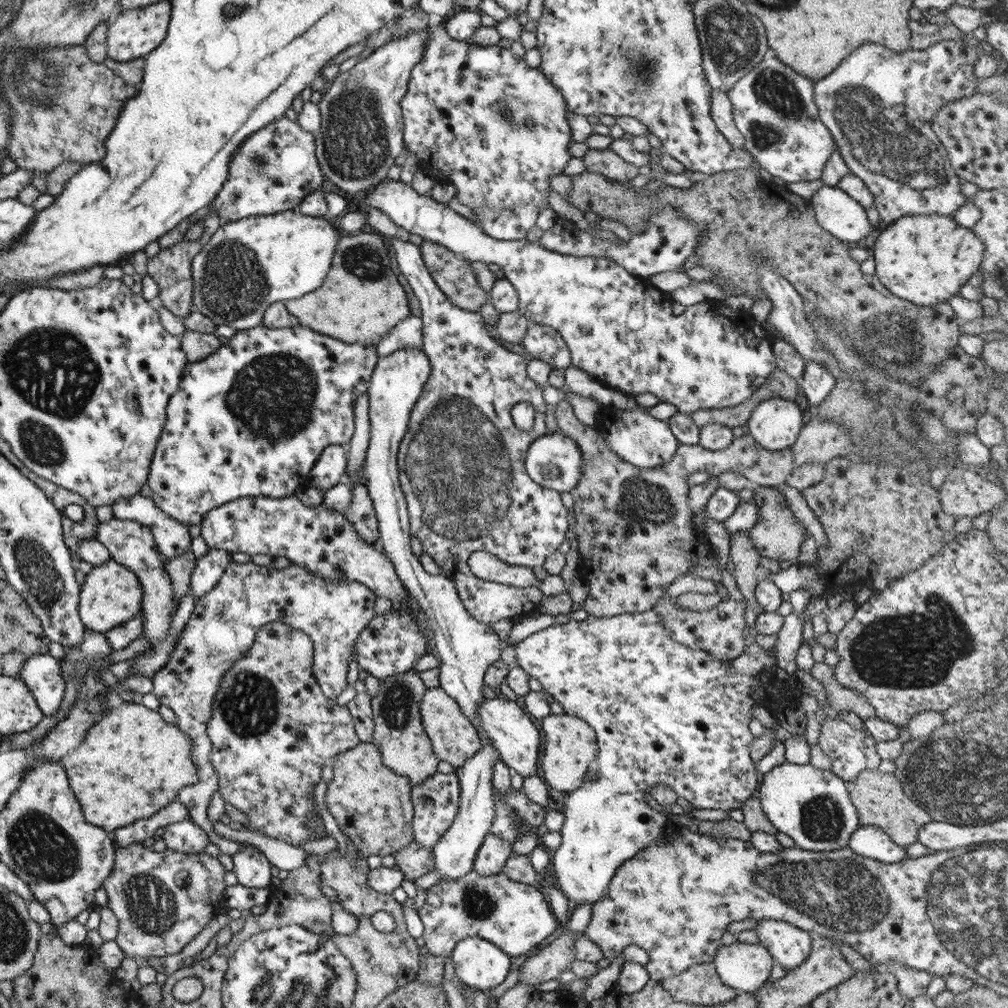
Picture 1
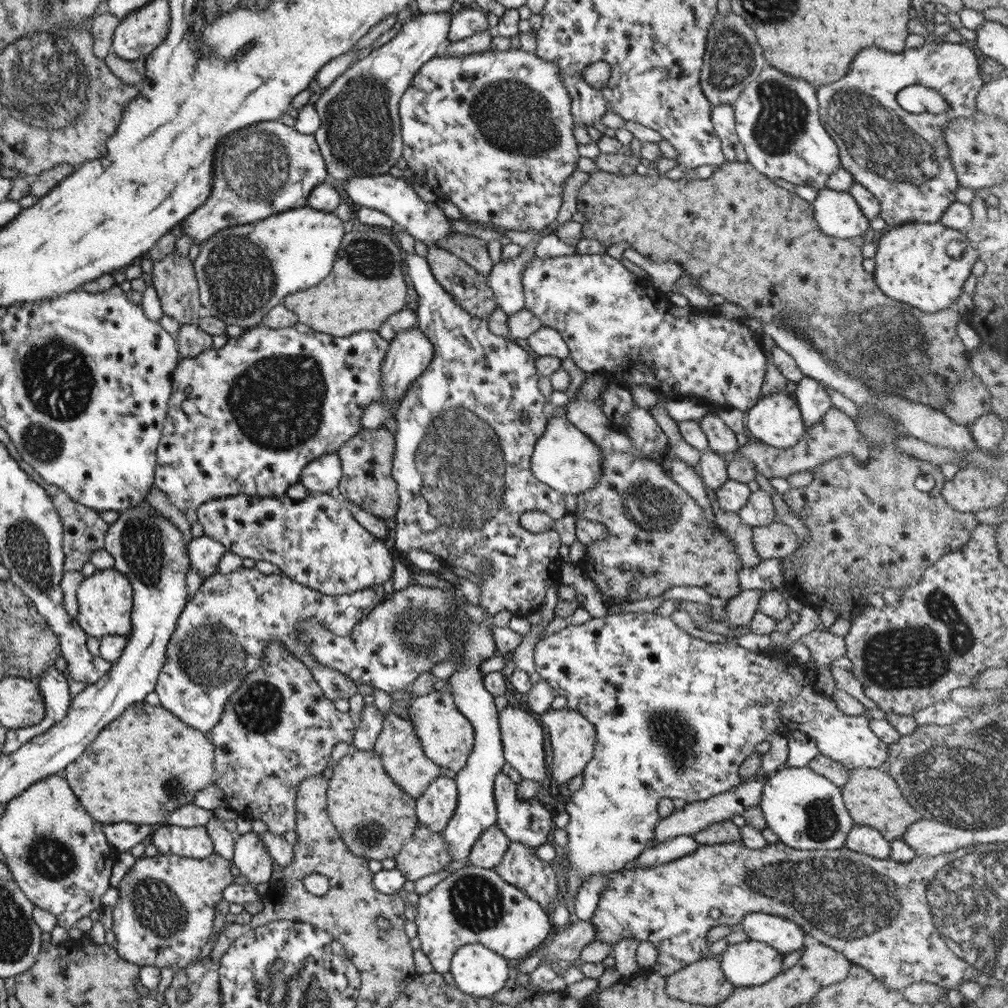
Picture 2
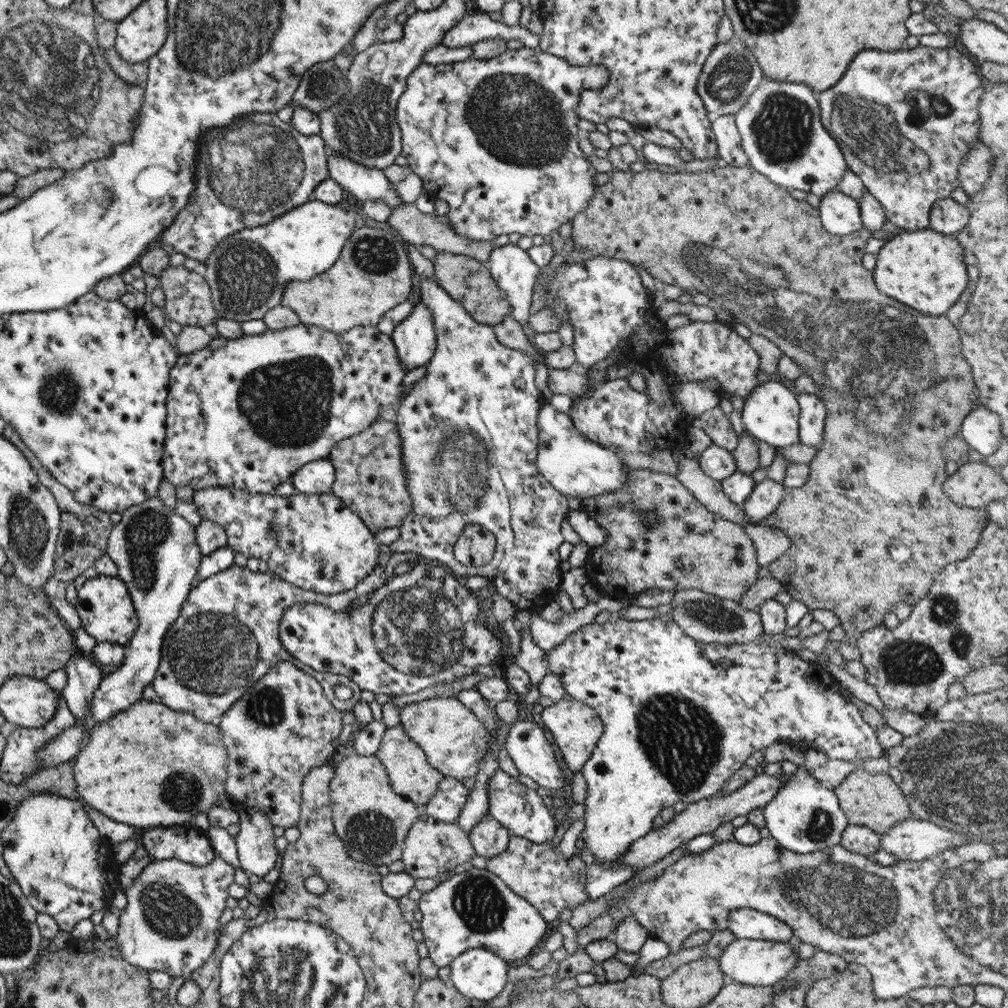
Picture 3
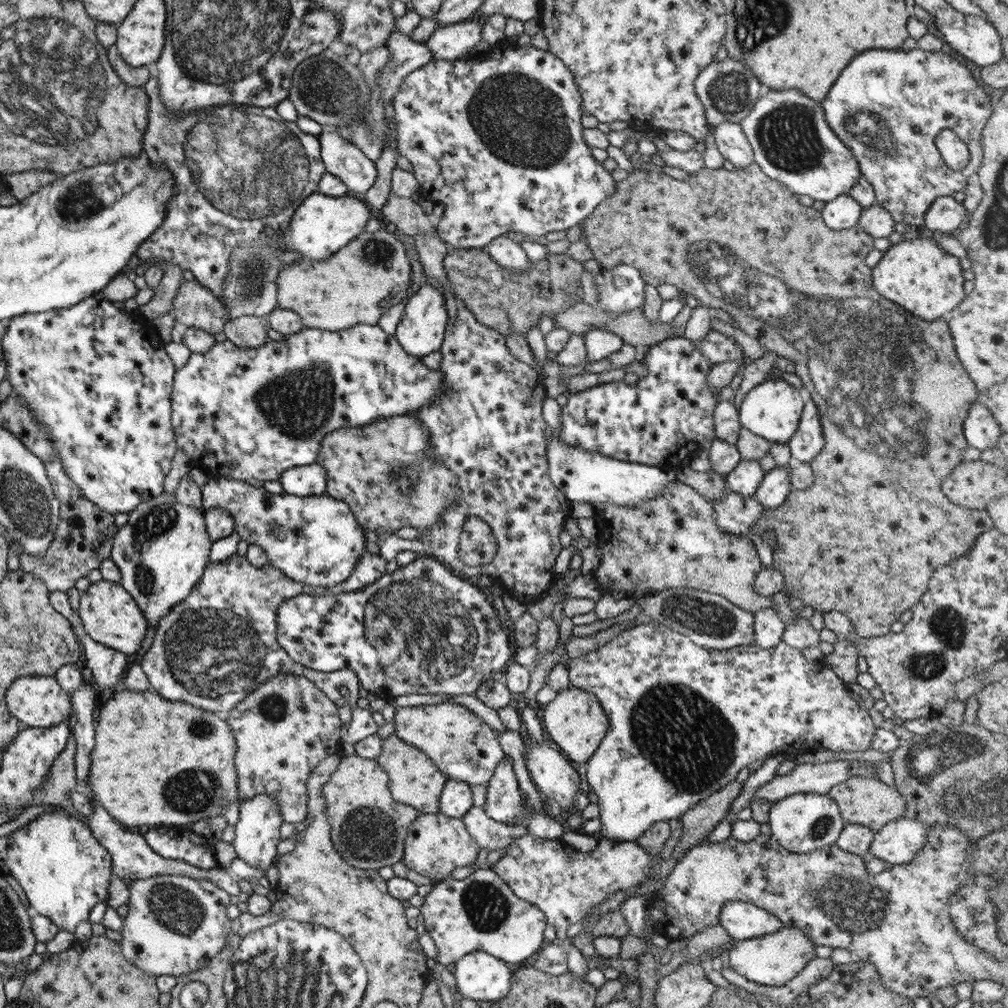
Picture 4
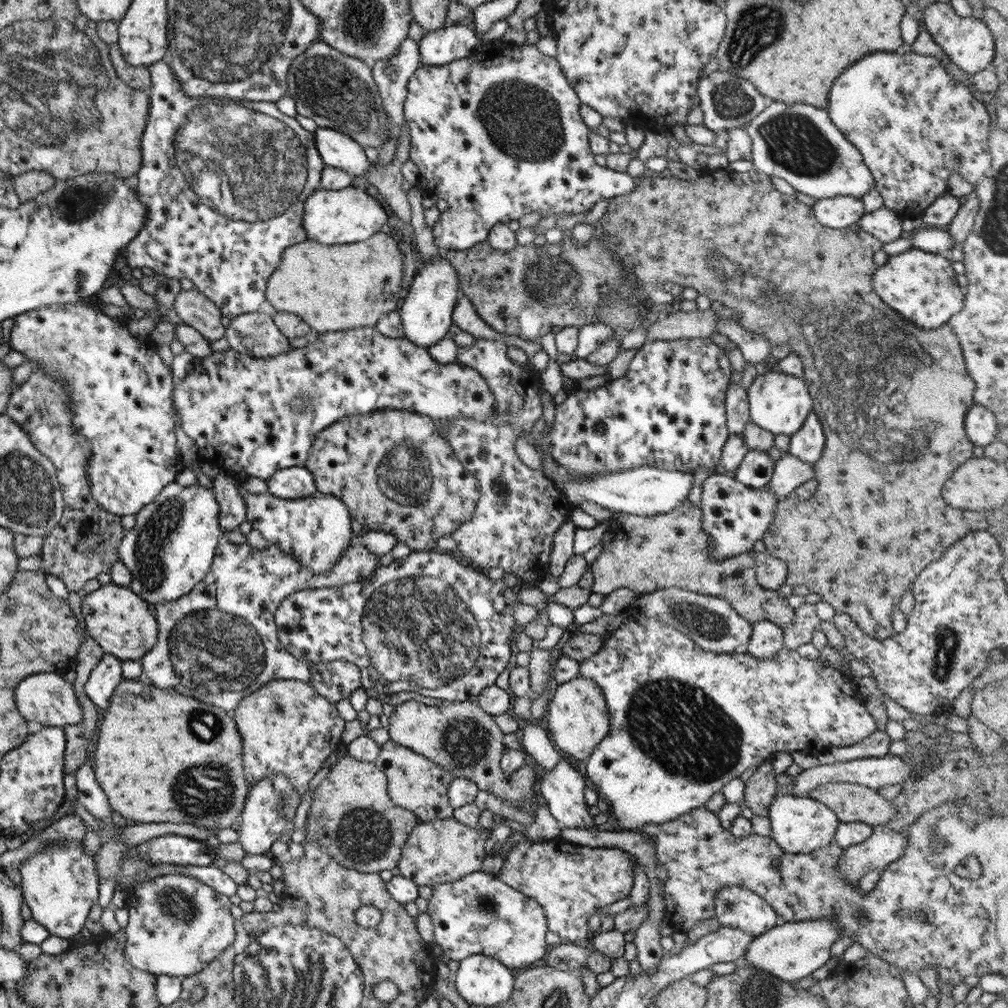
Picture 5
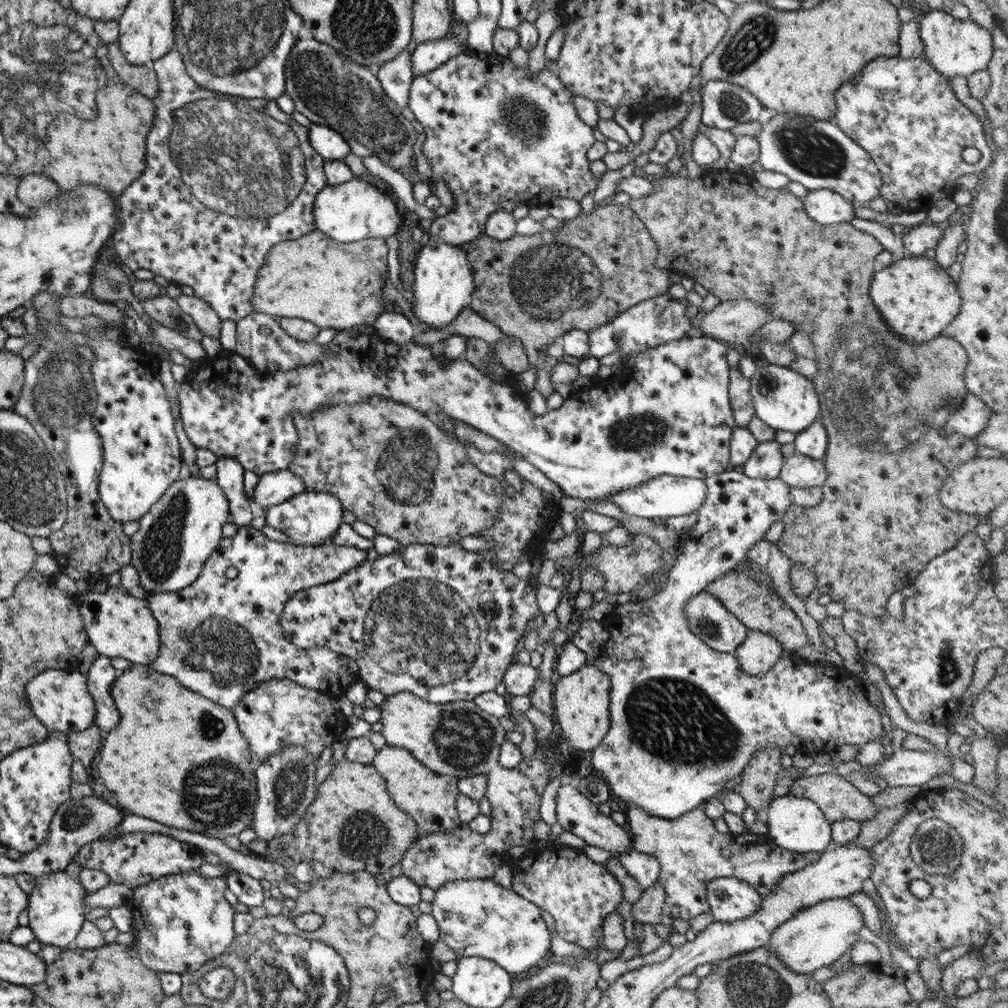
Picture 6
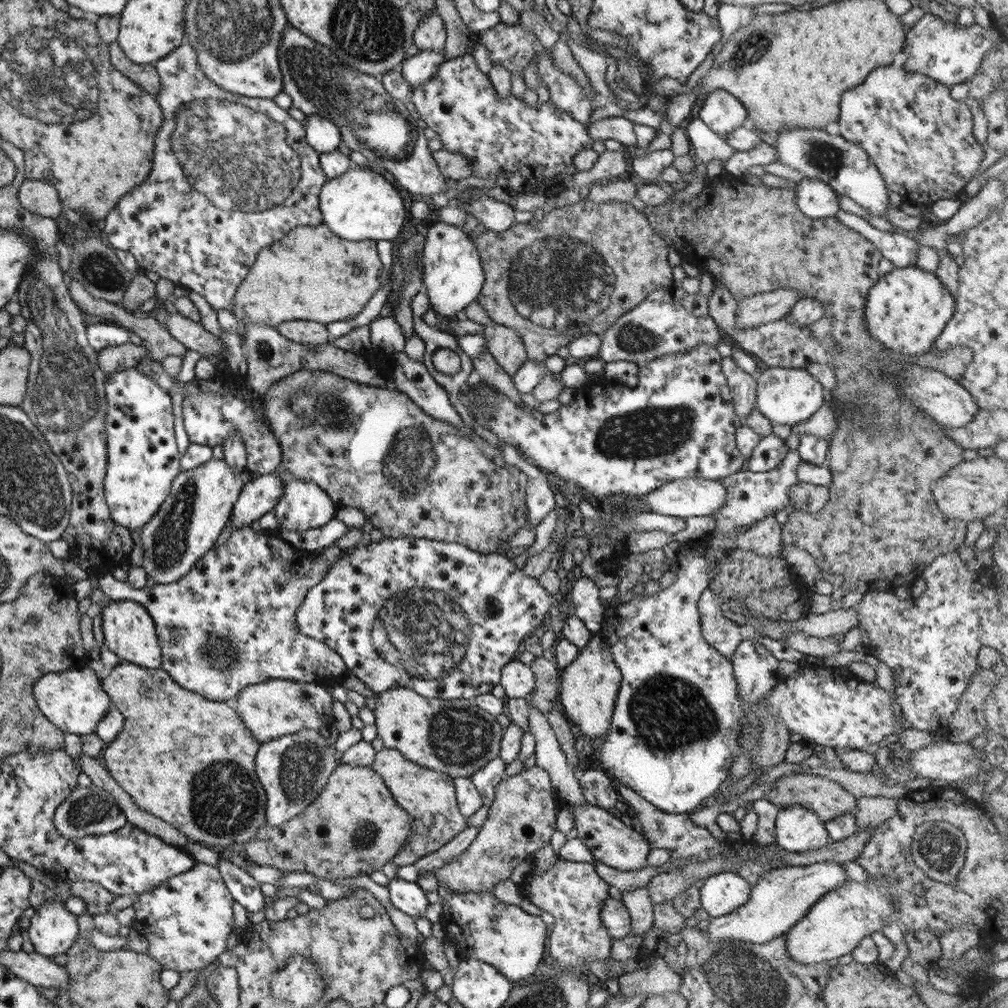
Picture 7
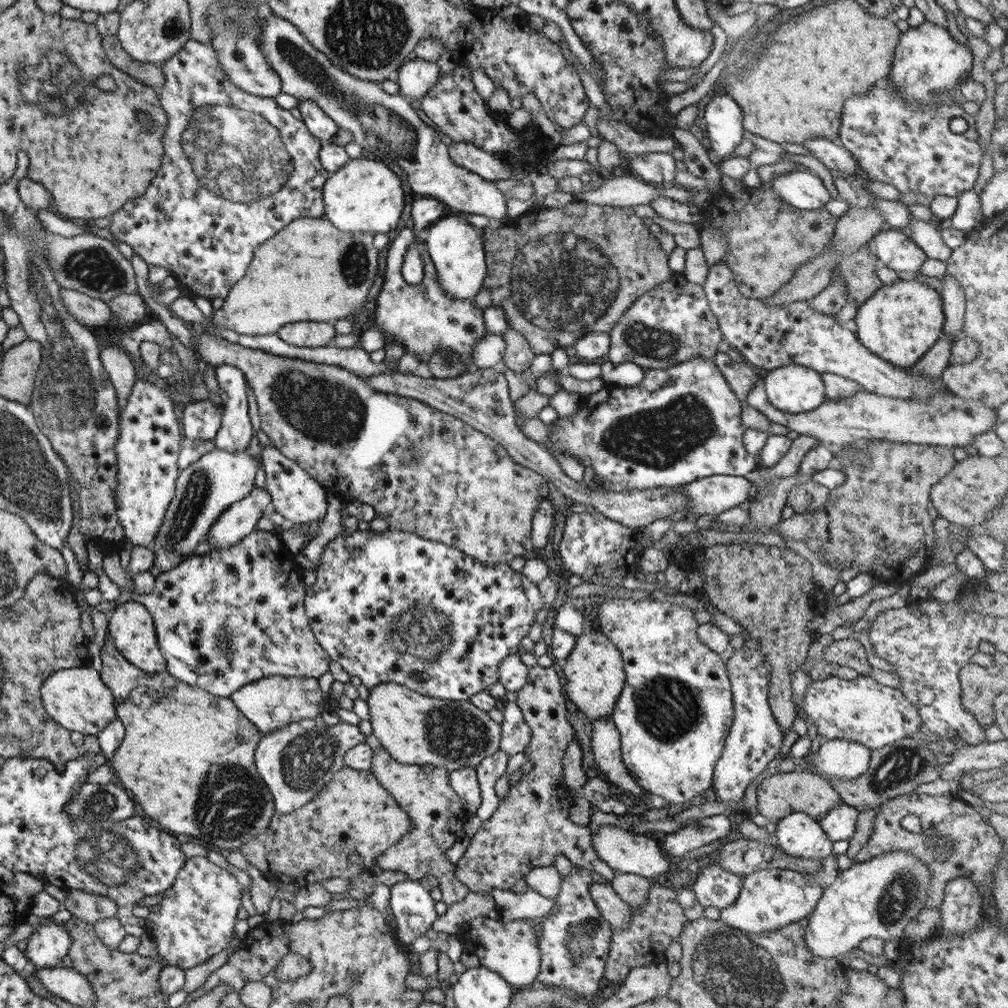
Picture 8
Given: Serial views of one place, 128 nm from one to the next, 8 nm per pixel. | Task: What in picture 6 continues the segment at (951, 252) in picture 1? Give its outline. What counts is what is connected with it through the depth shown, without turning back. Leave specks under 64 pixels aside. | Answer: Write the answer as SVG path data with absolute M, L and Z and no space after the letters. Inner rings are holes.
M922 255L894 258L889 266L874 271L868 294L886 326L903 340L915 344L939 335L961 304L956 283L933 258L926 259Z

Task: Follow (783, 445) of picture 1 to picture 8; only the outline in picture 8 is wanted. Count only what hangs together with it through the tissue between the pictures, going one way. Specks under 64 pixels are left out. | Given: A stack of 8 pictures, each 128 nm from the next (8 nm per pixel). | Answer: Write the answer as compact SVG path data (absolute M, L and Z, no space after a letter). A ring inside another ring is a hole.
M785 365L770 370L762 382L769 404L783 414L816 410L824 400L820 373L801 365Z

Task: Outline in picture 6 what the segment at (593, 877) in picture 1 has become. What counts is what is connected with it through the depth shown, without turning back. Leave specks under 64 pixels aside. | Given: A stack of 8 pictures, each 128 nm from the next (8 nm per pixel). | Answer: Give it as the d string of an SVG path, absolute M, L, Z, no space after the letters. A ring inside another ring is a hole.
M730 469L721 474L713 474L705 478L703 482L706 486L706 497L699 510L697 510L698 517L689 532L687 540L682 540L679 545L674 564L667 573L665 587L650 598L642 600L642 602L632 601L616 605L600 622L608 637L602 644L601 654L596 663L597 668L601 669L602 673L608 674L610 680L608 708L610 725L601 742L591 750L590 763L592 764L592 769L605 781L613 797L621 804L623 811L625 804L633 803L635 806L639 806L640 809L646 810L647 814L651 816L667 817L669 819L680 817L687 811L701 808L707 798L713 797L719 791L723 791L725 784L735 776L739 776L743 767L750 761L751 755L763 747L777 747L782 750L787 744L792 744L797 750L808 751L813 750L815 744L817 748L825 748L825 746L838 747L843 746L843 744L861 745L878 740L880 735L883 734L878 708L873 702L866 699L863 684L845 667L824 662L824 656L821 652L812 650L805 659L795 655L787 656L785 659L780 657L767 672L751 676L740 669L738 660L733 653L720 653L709 648L688 629L686 616L682 609L684 603L692 596L703 591L710 582L713 582L724 572L746 560L749 548L765 536L769 526L783 516L791 503L791 500L789 500L789 487L779 477L772 479L749 478L741 472L735 472Z

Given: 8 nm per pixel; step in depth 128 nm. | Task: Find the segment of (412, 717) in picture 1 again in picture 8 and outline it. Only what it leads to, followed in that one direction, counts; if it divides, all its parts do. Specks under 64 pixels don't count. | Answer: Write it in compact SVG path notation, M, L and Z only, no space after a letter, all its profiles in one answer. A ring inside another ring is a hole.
M379 746L372 750L369 771L407 814L411 824L411 828L395 845L385 849L376 858L376 866L383 871L405 873L408 881L419 883L425 881L427 876L432 876L439 883L440 902L450 906L461 901L469 890L455 878L454 866L447 862L446 850L464 837L463 831L459 831L461 820L457 818L463 808L460 798L450 787L448 770L433 765L399 764Z

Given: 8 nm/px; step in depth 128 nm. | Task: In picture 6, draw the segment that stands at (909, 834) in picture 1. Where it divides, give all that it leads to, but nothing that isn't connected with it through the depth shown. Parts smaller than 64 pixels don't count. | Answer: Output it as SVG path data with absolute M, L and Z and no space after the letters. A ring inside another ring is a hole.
M835 773L799 777L790 785L788 794L797 798L807 798L814 802L829 823L843 819L863 822L871 820L879 814L869 797L863 795L853 784L849 783L847 778Z

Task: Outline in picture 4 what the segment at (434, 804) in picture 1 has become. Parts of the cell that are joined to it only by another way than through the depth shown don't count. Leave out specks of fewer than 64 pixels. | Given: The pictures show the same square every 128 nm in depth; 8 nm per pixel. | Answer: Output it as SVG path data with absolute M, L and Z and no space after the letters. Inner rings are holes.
M461 781L444 782L439 800L438 812L451 818L461 818L472 807L469 785Z

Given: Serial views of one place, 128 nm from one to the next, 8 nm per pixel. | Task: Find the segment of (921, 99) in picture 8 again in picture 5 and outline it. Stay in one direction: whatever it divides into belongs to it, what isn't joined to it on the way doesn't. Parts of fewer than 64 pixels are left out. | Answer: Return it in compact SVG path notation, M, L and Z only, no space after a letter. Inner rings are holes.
M932 1L923 9L923 22L931 40L959 70L973 74L990 65L995 54L994 41L990 30L981 18L959 17L945 3Z

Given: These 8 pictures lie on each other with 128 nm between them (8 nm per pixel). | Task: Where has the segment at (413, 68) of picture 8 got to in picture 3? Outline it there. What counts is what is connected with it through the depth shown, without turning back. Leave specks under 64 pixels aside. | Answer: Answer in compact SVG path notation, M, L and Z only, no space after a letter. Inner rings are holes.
M474 11L465 14L455 26L447 29L443 34L441 45L451 49L469 47L481 40L493 39L495 36L505 41L519 40L523 48L535 49L539 43L538 36L529 33L525 27L506 26L500 21L489 19L483 12Z

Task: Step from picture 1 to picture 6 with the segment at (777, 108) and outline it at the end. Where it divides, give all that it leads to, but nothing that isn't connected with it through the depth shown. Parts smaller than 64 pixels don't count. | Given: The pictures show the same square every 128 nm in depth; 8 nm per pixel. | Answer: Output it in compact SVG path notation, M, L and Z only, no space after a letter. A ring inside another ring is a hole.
M776 114L769 121L761 124L756 141L759 143L758 163L762 170L771 170L784 174L790 181L799 182L805 190L831 190L844 200L863 205L879 195L881 177L872 158L866 150L855 144L831 119L815 119L798 114Z

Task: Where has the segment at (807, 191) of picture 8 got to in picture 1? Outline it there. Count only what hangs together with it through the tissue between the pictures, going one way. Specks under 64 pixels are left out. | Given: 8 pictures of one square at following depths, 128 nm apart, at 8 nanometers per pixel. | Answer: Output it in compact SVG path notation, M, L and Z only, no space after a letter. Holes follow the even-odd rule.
M823 185L808 201L816 222L825 232L850 245L868 243L873 227L865 217L865 209L845 192Z

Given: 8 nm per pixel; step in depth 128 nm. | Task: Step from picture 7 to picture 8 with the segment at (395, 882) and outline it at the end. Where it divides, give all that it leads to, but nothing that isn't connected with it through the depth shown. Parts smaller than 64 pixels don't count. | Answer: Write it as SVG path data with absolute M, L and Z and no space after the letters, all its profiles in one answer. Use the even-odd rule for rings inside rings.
M403 881L393 884L389 888L389 906L397 929L395 931L395 938L401 942L401 944L409 945L413 942L413 939L418 936L426 934L427 930L431 928L437 914L433 906L436 904L428 894L428 890L423 884L415 881Z

